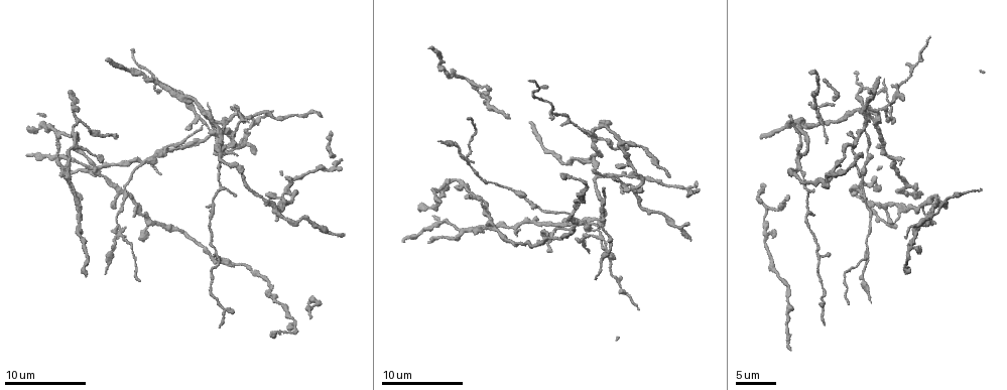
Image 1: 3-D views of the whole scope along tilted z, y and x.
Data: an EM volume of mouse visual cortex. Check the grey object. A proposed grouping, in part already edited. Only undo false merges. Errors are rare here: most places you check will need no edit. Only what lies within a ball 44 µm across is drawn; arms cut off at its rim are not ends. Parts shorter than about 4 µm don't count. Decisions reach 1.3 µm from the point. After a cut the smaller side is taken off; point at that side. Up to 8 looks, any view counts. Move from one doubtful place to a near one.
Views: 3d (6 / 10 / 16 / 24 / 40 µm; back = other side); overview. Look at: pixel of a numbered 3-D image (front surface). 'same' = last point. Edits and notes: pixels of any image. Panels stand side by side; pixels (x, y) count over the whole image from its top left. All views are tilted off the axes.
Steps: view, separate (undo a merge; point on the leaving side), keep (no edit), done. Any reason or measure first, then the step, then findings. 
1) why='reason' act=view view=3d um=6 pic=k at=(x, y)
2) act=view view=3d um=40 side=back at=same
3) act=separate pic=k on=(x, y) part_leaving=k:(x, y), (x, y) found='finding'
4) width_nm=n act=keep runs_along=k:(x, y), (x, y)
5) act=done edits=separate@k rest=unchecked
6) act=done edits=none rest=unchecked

why='arms part here' act=view view=3d um=10 pic=1 at=(866, 207)

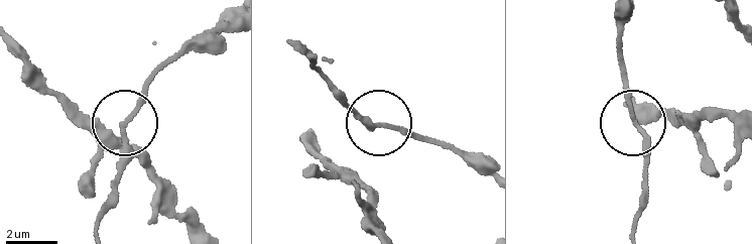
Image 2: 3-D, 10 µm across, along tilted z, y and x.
act=view view=3d um=10 side=back pic=2 at=(637, 125)

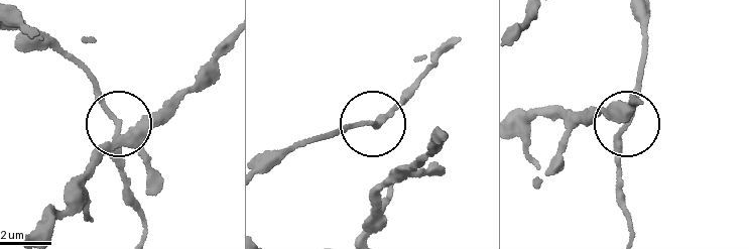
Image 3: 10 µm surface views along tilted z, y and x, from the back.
arms=3 act=keep runs_along=3:(637, 17), (641, 53), (621, 141), (619, 201) found='all the same neuron'

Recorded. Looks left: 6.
why='three arms meet' act=view view=3d um=16 pic=1 at=(598, 177)

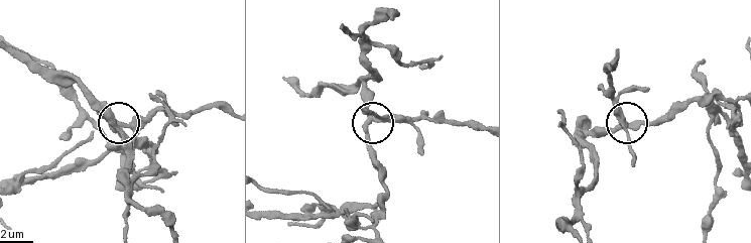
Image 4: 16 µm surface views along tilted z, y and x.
width_nm=290 act=keep runs_along=4:(315, 196), (373, 206), (369, 125), (409, 117) found='one neuron here'

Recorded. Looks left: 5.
why='looks like a crossing' act=view view=3d um=10 pic=1 at=(463, 157)

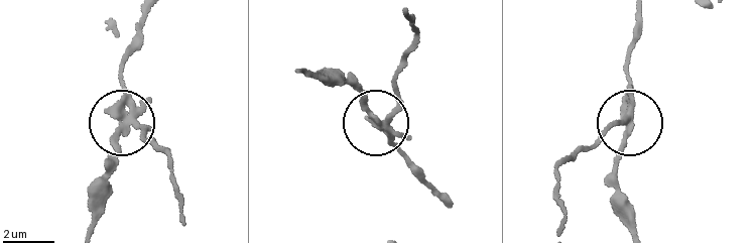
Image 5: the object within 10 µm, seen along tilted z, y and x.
side_arm_um=6 act=keep runs_along=5:(638, 12), (624, 73), (631, 113), (616, 200) found='continuous, no second neuron'

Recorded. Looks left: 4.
why='branch point' act=view view=3d um=10 pic=1 at=(205, 121)

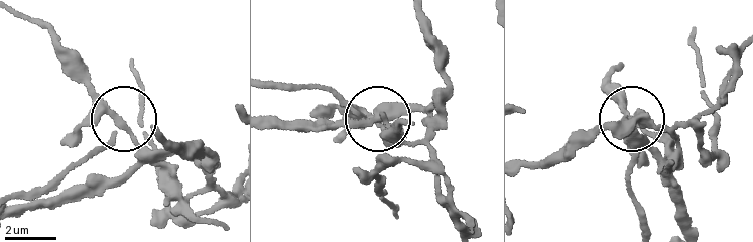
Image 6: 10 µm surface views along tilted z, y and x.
arms=3 act=keep runs_along=6:(88, 152), (114, 131), (119, 117), (72, 70) found='continuous, no second neuron'

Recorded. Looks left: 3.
act=done edits=none rest=unchecked

